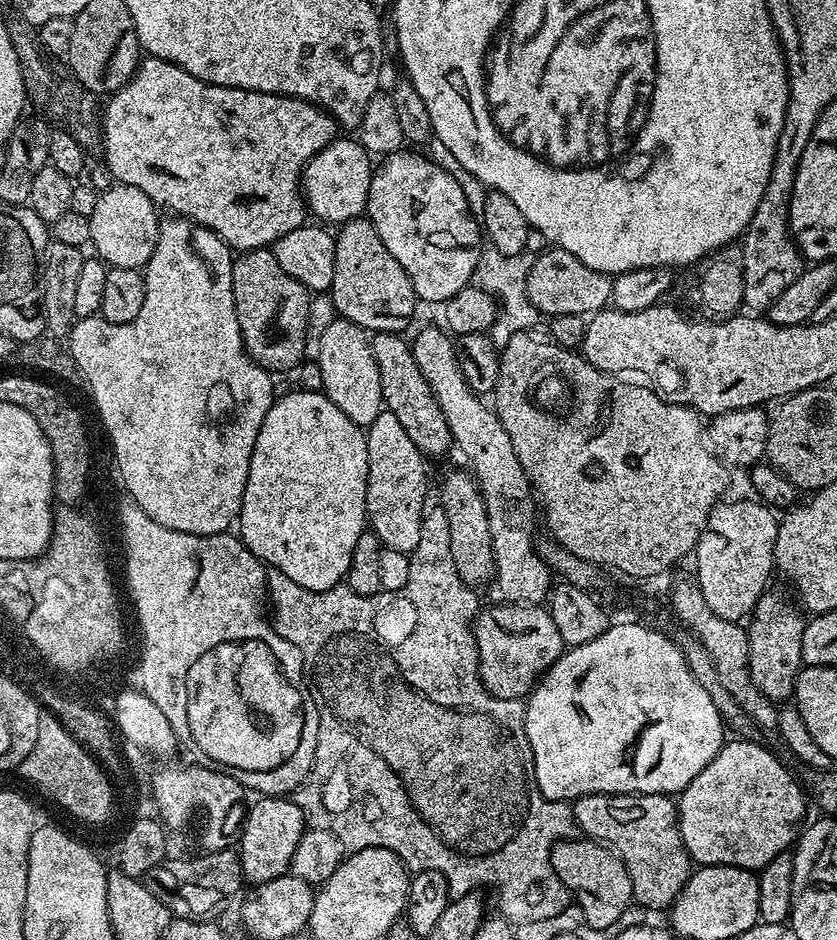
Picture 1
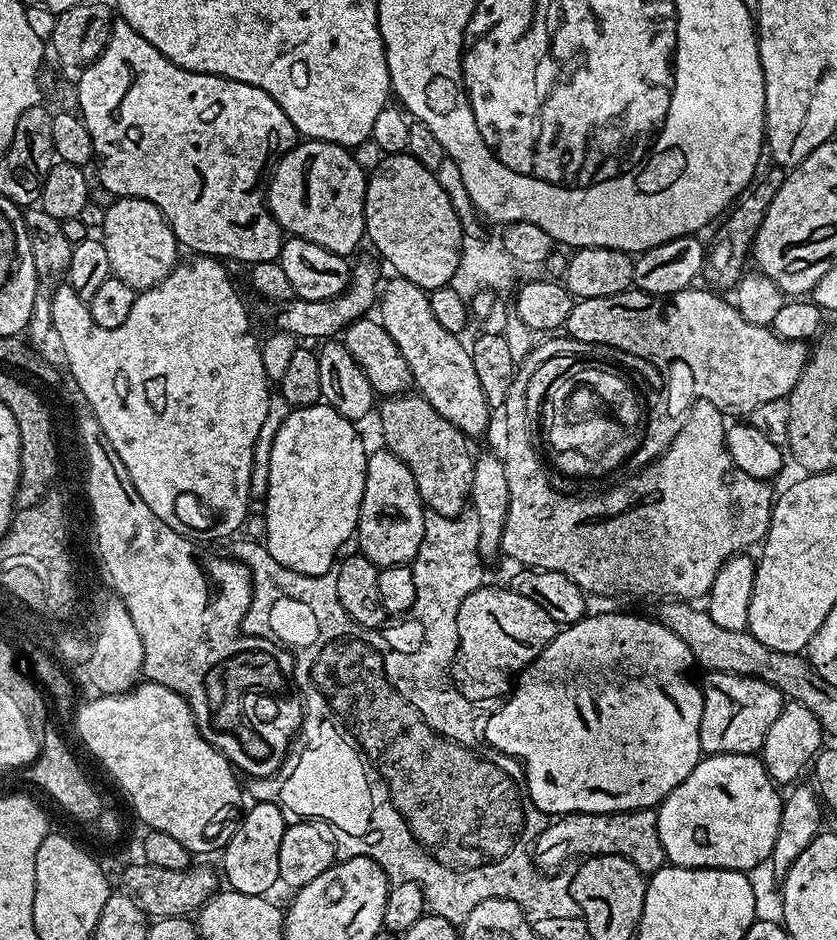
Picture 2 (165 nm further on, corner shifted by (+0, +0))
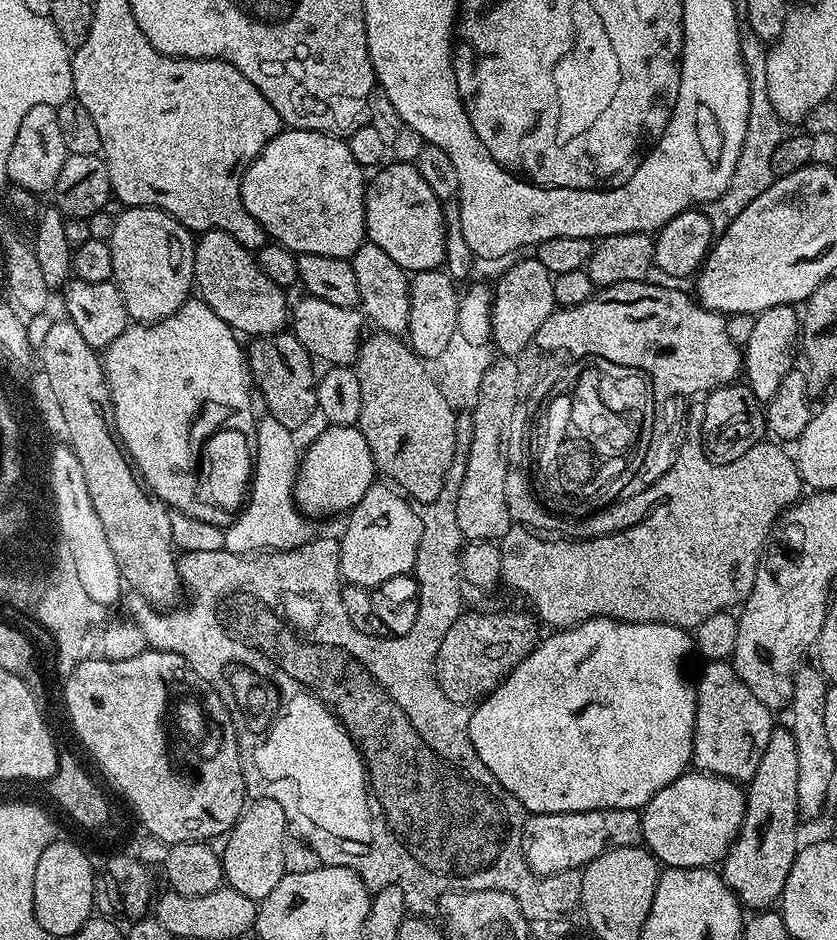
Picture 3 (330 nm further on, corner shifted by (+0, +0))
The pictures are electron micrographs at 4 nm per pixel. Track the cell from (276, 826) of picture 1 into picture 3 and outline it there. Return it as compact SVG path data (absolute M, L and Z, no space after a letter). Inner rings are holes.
M261 795L247 805L238 822L227 833L223 841L222 859L224 861L224 879L227 887L238 890L238 894L246 894L246 898L262 901L278 886L284 877L284 843L288 840L290 825L286 818L286 810L274 798Z

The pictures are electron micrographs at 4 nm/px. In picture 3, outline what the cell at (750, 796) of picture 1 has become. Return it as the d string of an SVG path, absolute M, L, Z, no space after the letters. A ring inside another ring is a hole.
M689 770L685 772L683 776L679 776L674 782L670 782L670 786L658 790L658 794L654 794L654 798L650 798L650 802L644 805L640 818L640 835L648 851L656 857L661 865L670 868L706 868L709 866L716 866L723 861L724 855L728 852L728 847L736 841L736 835L742 826L742 818L744 817L745 810L746 792L737 781L727 780L721 776L711 776L708 772Z

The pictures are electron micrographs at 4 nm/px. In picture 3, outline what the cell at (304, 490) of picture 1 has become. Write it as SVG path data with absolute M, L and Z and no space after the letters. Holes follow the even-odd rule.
M333 424L325 427L325 432L320 432L312 440L308 449L304 448L299 457L299 469L295 482L295 505L307 517L328 516L331 512L347 513L370 490L370 486L377 479L378 469L374 458L370 454L370 446L366 446L366 438L359 427L347 424Z

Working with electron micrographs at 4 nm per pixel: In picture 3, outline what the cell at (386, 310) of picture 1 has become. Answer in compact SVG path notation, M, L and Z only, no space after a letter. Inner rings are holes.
M202 232L195 241L192 278L199 299L204 300L222 322L245 337L272 336L285 331L290 320L290 300L284 297L287 296L285 289L262 274L255 255L225 232Z

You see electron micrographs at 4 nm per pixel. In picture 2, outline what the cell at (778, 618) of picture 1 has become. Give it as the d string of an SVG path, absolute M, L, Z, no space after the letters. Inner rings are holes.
M708 672L702 680L704 705L702 706L703 724L700 726L700 750L709 756L718 754L746 754L751 756L759 753L766 742L766 733L774 726L774 718L783 710L786 697L774 686L770 686L757 676L739 676L729 672Z

